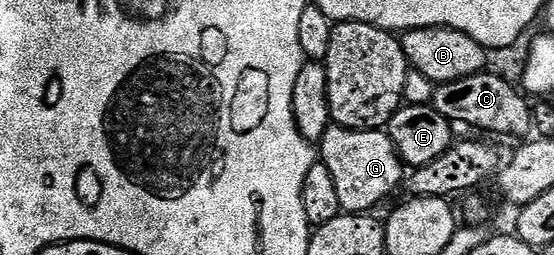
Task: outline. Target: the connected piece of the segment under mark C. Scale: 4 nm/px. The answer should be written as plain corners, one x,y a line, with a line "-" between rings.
485,69
458,81
439,84
432,92
430,103
453,125
465,123
468,127
477,127
480,133
493,131
496,135
517,135
520,141
528,141
533,138
532,107
527,103
529,100
515,89
511,82

